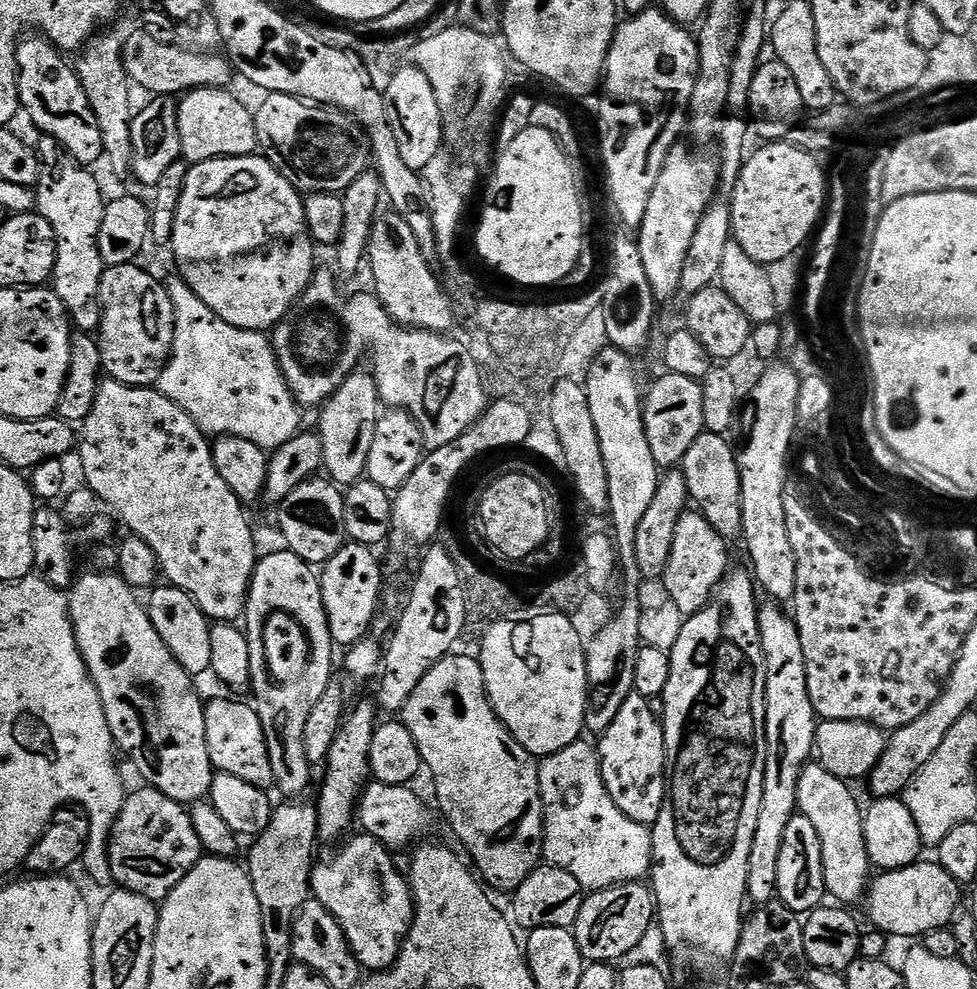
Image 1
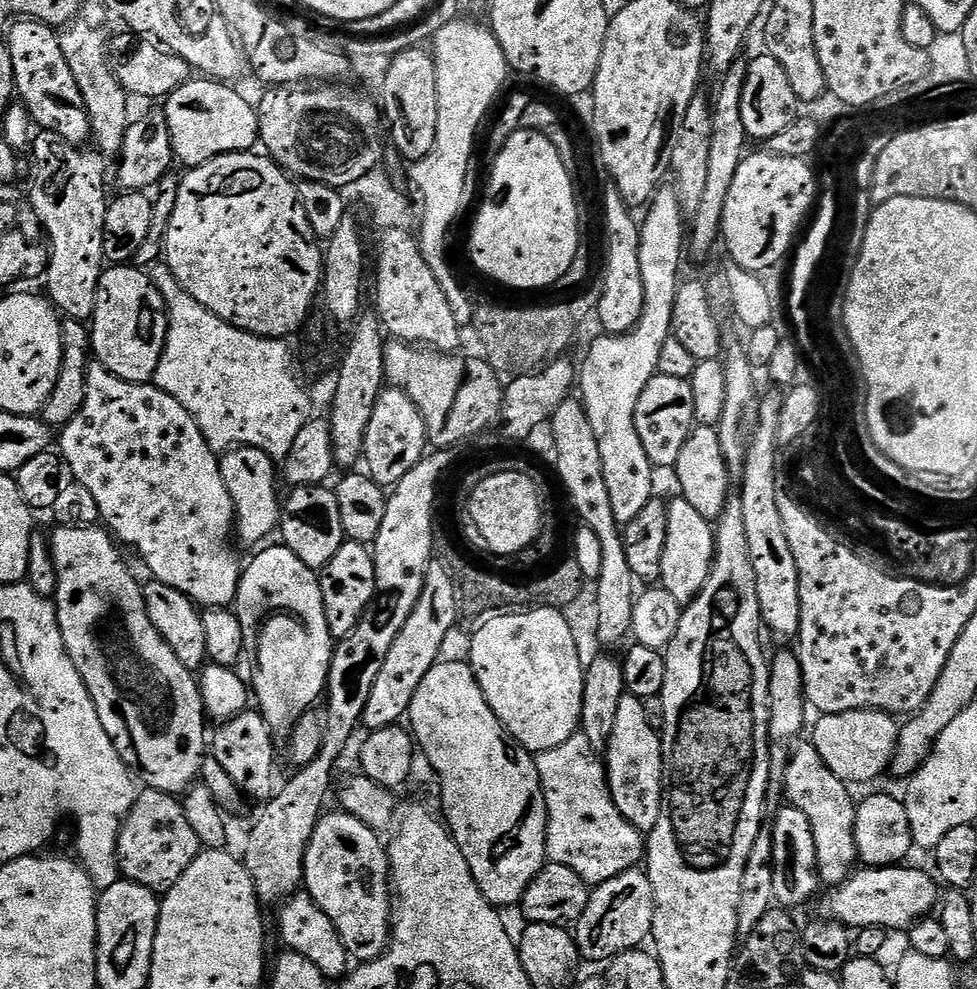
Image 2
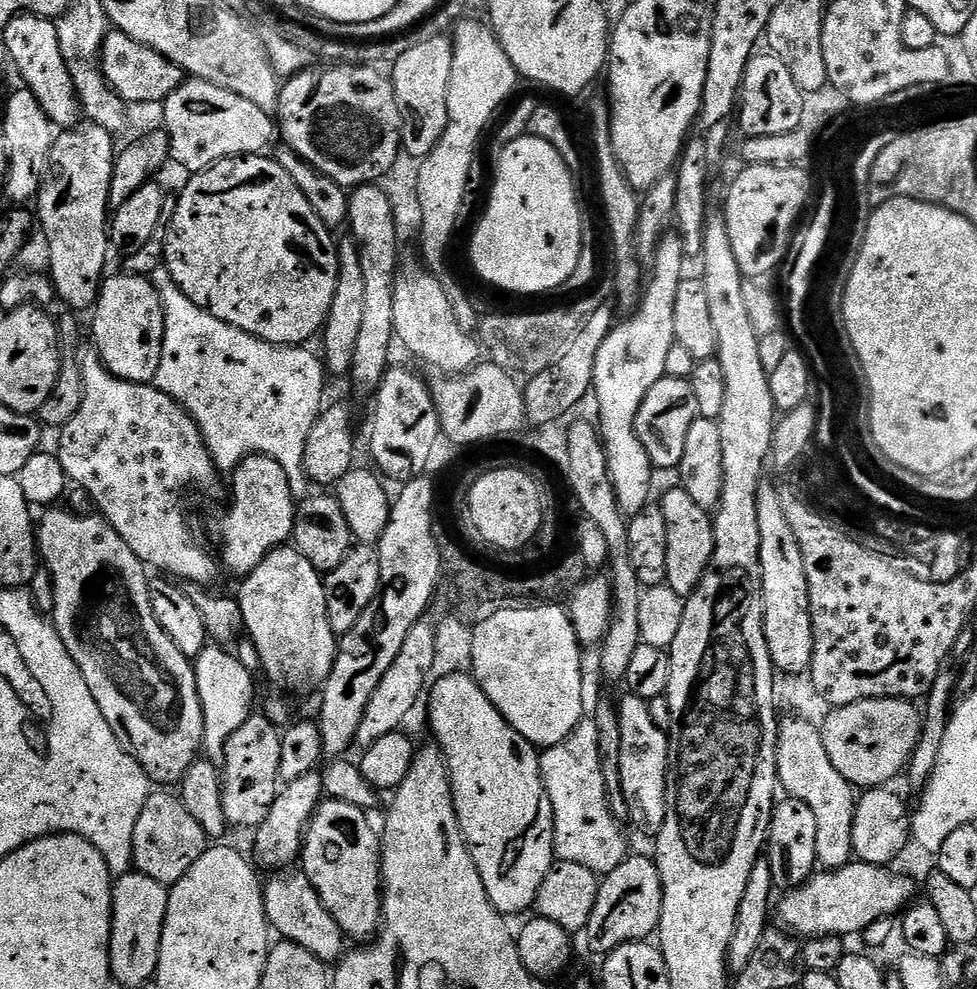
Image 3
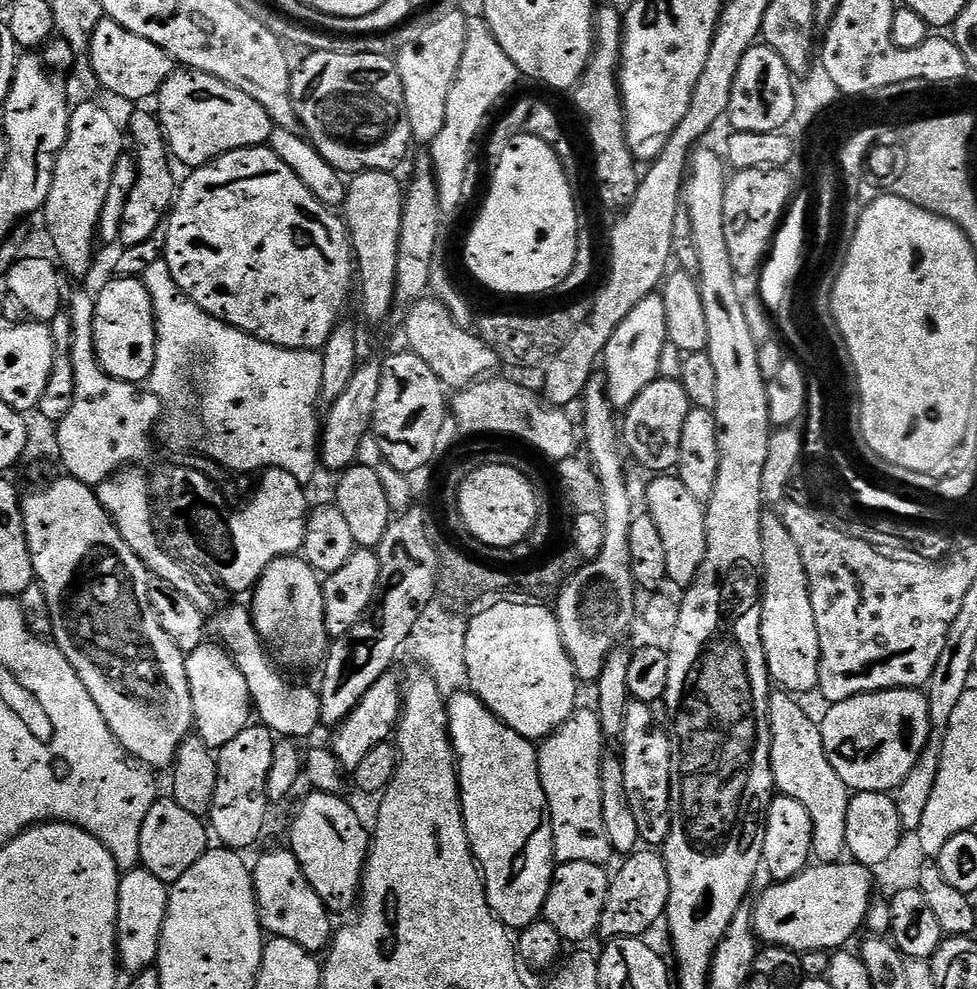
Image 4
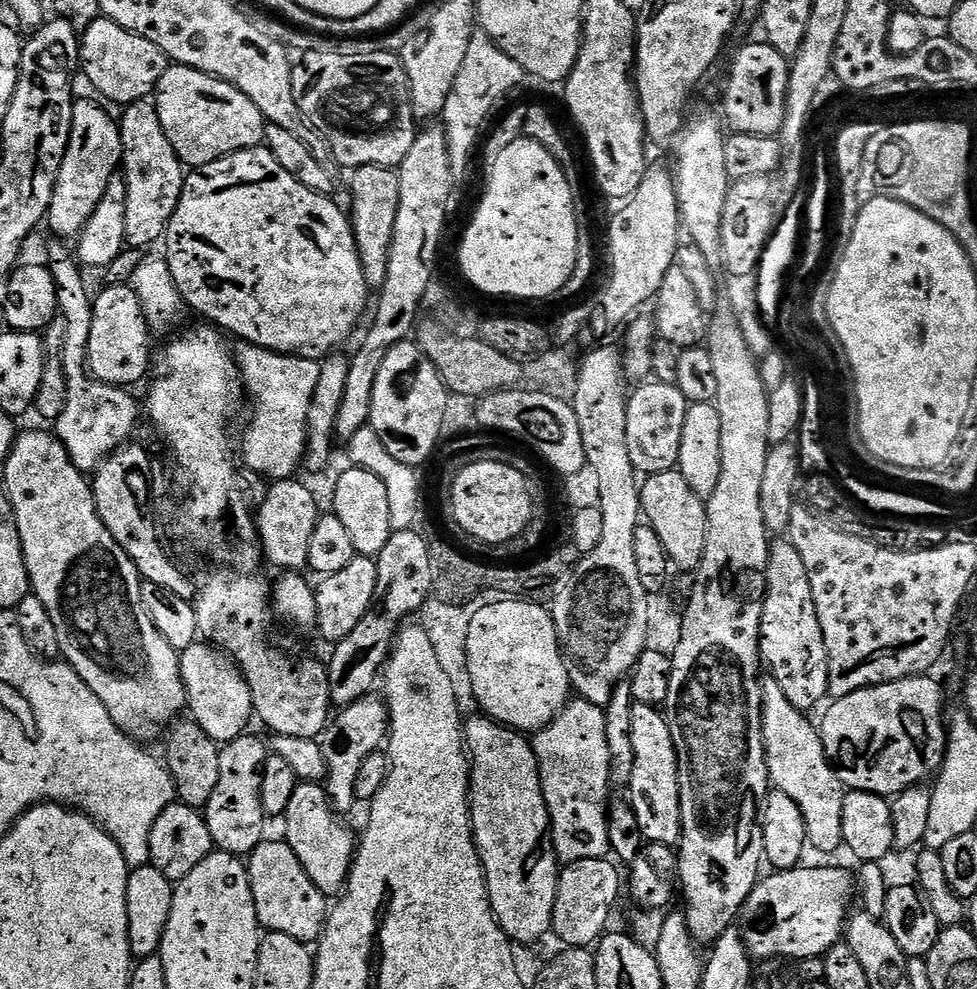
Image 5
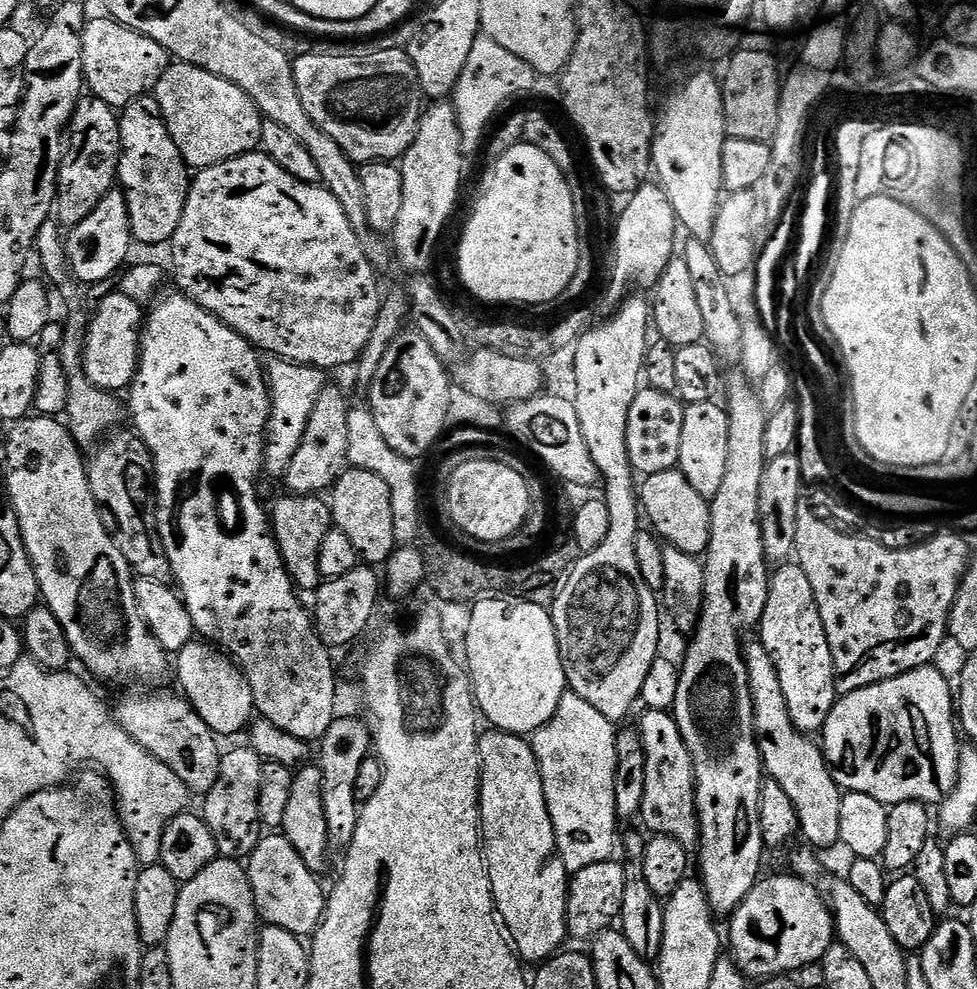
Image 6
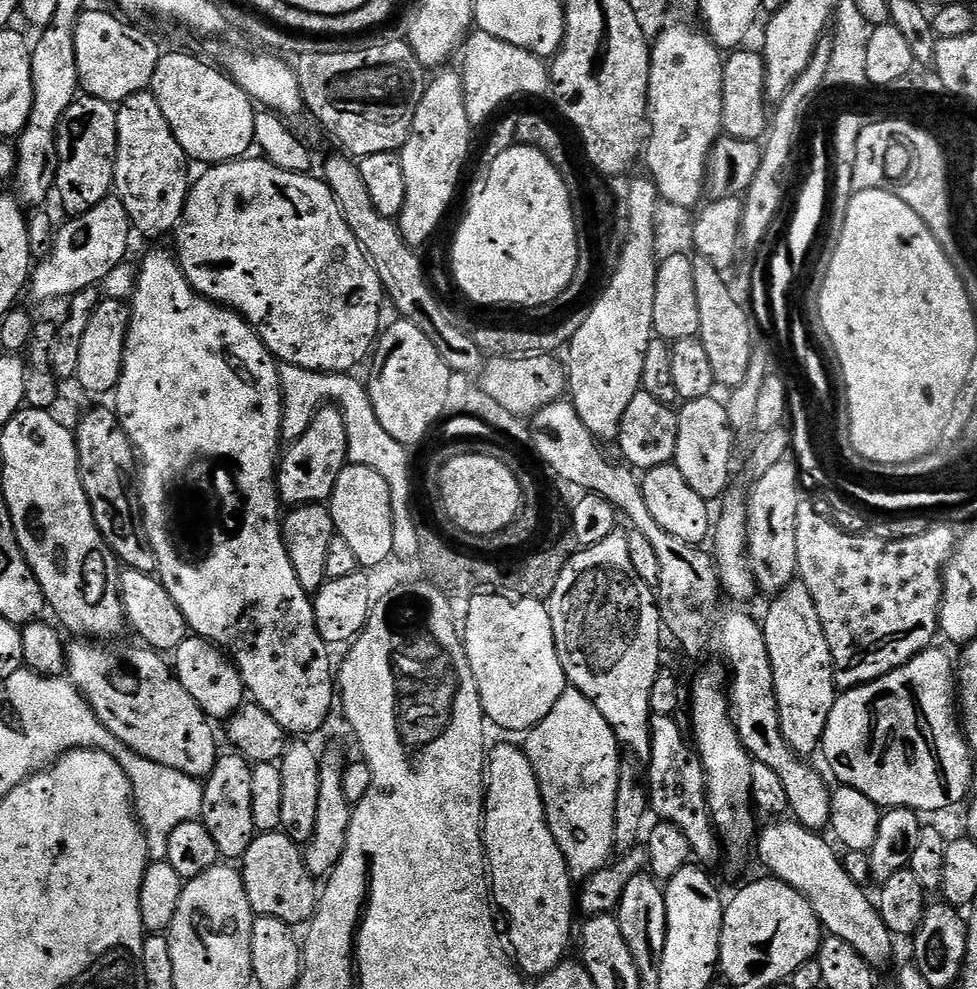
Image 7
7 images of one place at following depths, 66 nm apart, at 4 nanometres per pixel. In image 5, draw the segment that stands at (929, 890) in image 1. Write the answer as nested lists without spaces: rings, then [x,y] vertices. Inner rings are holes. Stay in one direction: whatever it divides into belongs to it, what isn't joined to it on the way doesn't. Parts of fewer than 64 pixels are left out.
[[[797,866],[773,871],[757,880],[750,898],[744,904],[742,931],[748,952],[760,962],[799,962],[824,957],[828,951],[841,943],[849,919],[848,903],[854,898],[854,876],[844,868],[804,868]]]

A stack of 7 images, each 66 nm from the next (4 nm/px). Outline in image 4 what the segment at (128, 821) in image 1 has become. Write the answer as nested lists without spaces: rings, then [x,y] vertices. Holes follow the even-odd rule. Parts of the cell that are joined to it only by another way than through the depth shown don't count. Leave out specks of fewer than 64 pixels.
[[[157,798],[150,814],[146,814],[146,822],[142,822],[140,835],[140,867],[145,868],[154,878],[166,885],[174,885],[198,858],[210,851],[210,832],[205,821],[199,816],[190,814],[190,810],[182,810],[178,802],[171,798]]]

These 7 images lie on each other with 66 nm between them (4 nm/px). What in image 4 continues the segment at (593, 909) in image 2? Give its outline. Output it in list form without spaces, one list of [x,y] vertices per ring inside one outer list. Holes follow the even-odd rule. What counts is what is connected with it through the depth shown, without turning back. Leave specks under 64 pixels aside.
[[[637,850],[611,877],[608,885],[606,906],[602,910],[599,935],[605,941],[615,940],[617,936],[643,937],[645,931],[661,923],[668,910],[670,898],[670,878],[666,874],[666,862],[656,850]]]

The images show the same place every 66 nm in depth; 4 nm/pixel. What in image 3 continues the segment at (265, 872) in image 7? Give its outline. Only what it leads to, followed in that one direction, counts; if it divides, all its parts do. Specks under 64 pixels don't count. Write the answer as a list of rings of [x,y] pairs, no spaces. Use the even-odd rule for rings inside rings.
[[[280,870],[263,885],[264,913],[268,919],[271,931],[277,932],[280,940],[289,940],[302,950],[310,950],[314,958],[321,960],[325,966],[332,966],[345,955],[346,937],[344,931],[330,918],[326,906],[322,906],[322,898],[310,886],[308,879],[296,870]]]

